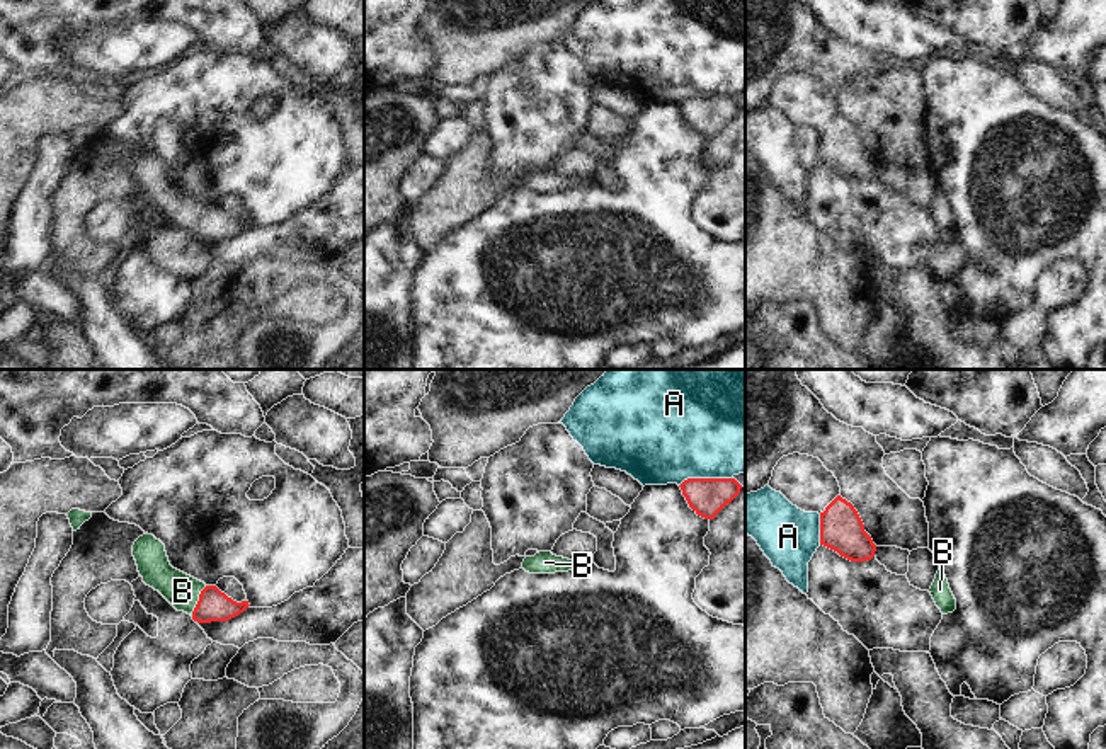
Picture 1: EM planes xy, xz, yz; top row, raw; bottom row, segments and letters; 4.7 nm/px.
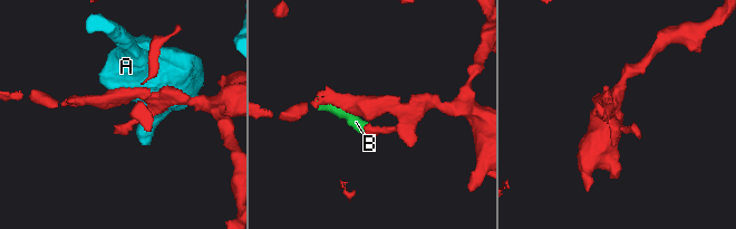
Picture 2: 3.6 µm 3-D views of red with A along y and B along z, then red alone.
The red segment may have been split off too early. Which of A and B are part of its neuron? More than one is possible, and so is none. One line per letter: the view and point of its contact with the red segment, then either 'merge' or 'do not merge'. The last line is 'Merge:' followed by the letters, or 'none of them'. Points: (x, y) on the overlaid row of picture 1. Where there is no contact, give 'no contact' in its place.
A: xz (705, 479) | do not merge
B: xy (198, 601) | merge
Merge: B

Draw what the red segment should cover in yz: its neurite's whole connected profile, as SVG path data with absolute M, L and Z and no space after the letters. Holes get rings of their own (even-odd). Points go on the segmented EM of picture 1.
M841 495L820 512L820 545L851 562L871 560L876 552L858 511Z

